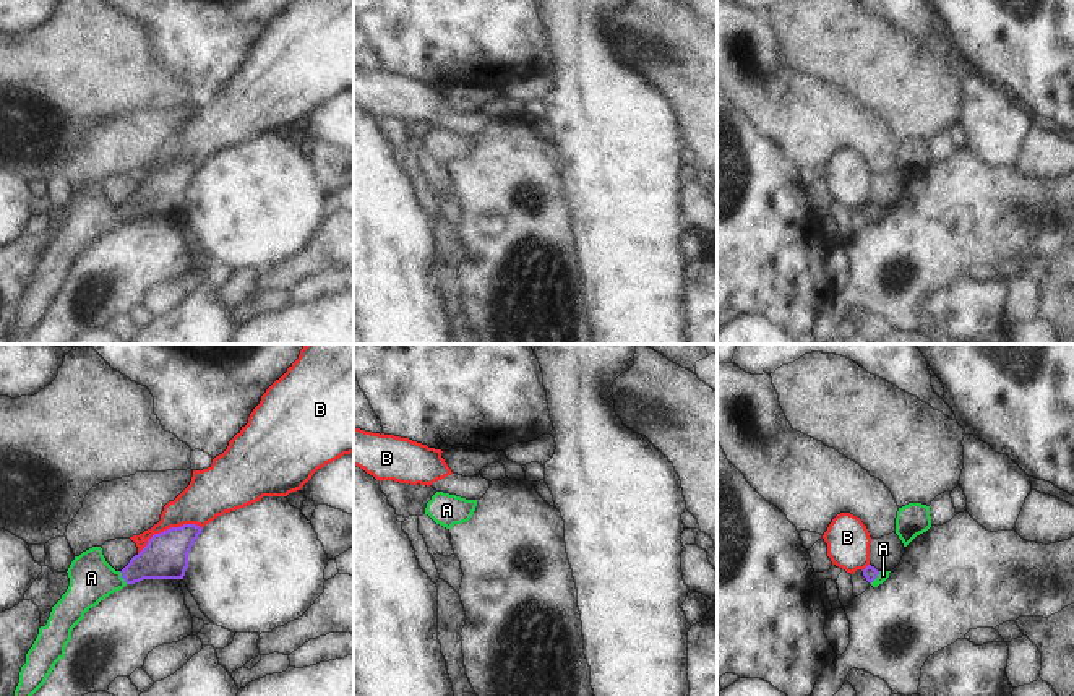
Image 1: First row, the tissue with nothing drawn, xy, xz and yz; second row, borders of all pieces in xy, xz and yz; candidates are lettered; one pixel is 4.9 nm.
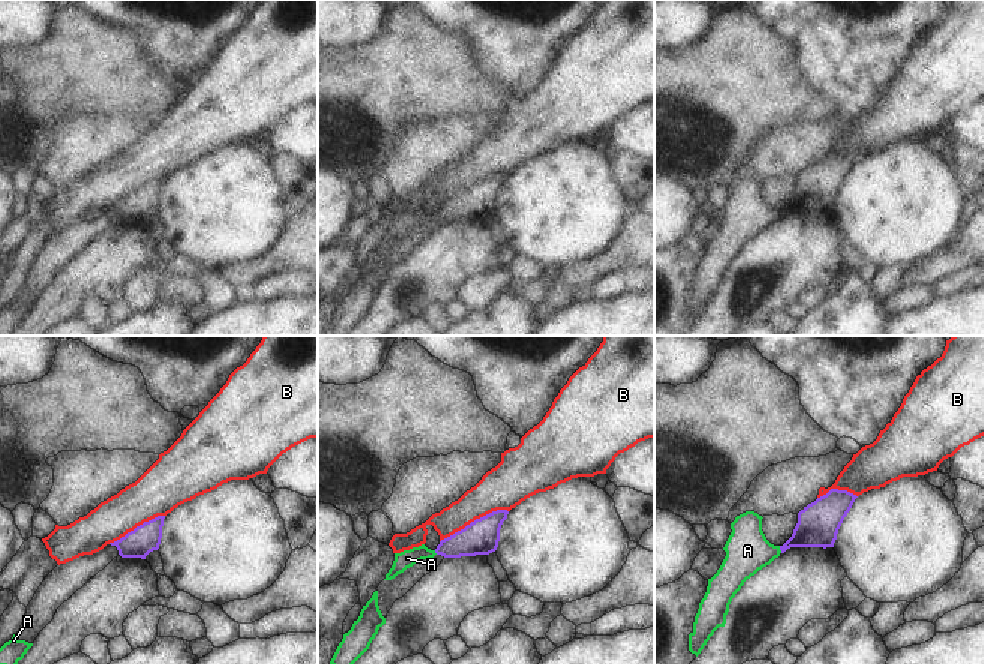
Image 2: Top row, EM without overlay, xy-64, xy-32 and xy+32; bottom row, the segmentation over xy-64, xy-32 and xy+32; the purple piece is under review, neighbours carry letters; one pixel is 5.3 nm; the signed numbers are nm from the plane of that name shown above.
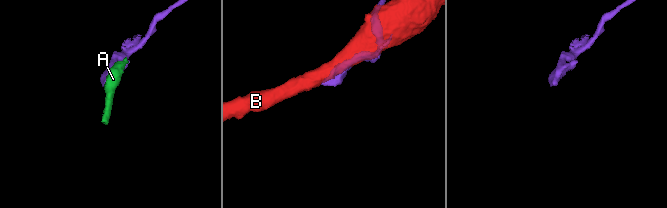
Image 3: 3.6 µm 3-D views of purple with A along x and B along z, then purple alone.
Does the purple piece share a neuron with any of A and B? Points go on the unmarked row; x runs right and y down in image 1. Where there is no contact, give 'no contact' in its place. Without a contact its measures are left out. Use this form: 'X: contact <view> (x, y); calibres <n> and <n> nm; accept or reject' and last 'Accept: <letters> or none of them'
A: contact xy (122, 213); calibres 220 and 220 nm; accept
B: contact xy (167, 166); calibres 220 and 220 nm; reject
Accept: A

